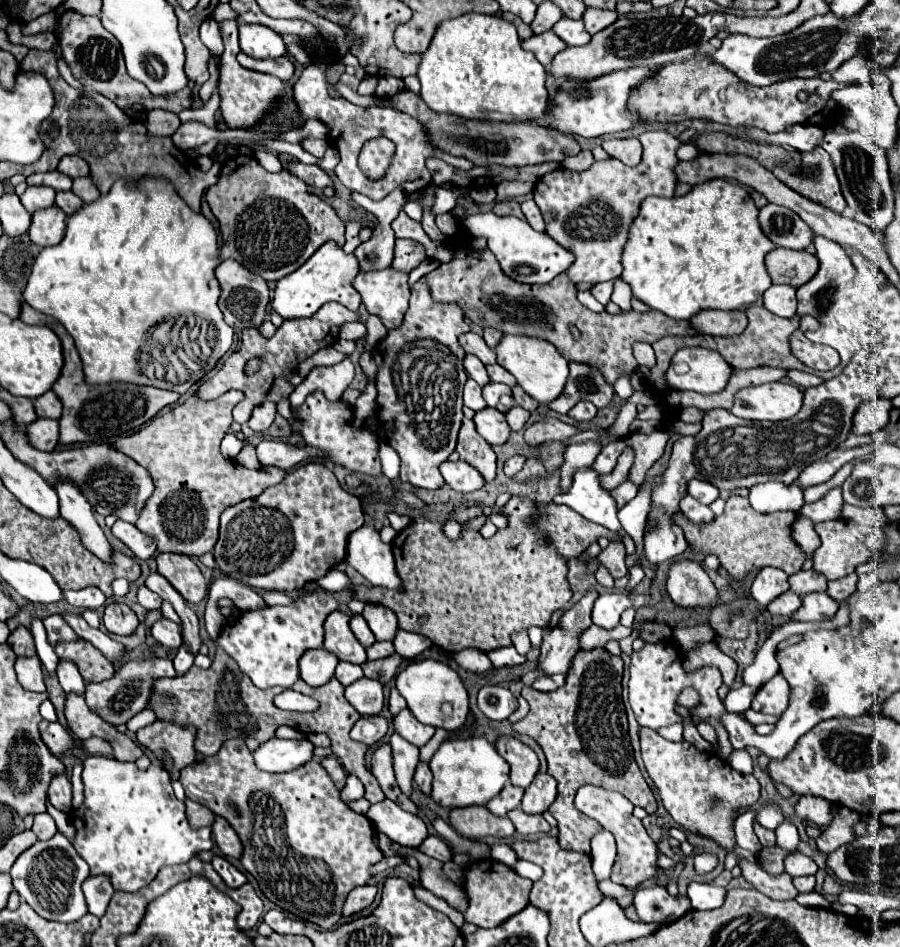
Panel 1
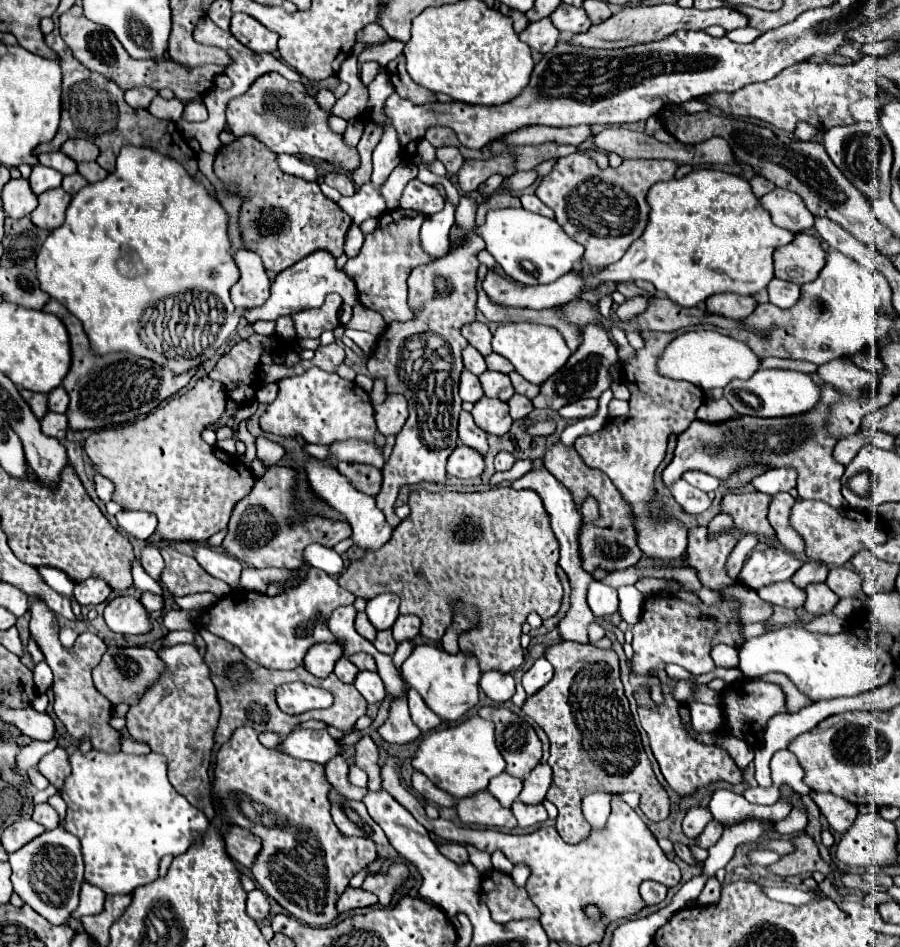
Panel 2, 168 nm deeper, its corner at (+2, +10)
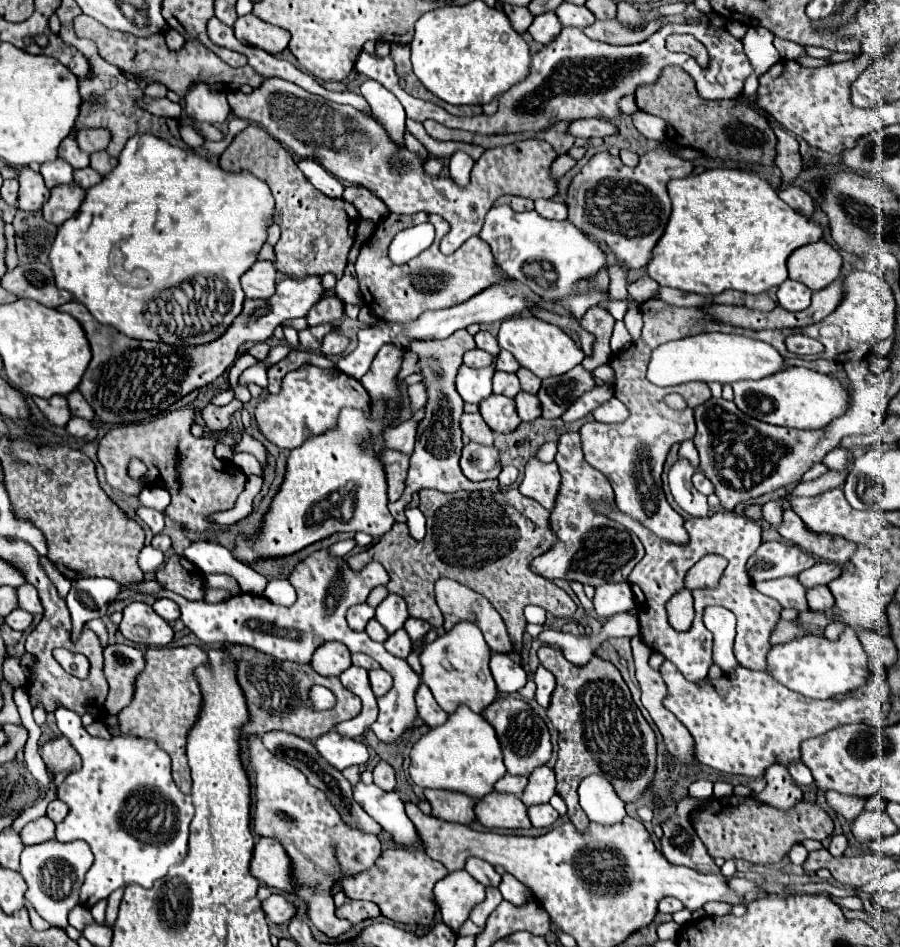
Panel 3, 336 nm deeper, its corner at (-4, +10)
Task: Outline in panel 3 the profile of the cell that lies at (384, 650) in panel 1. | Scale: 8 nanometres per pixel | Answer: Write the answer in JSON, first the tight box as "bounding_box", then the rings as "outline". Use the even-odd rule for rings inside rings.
{"bounding_box":[384,630,412,658],"outline":[[[398,630],[398,632],[394,632],[386,642],[384,642],[384,648],[390,652],[390,654],[394,654],[394,656],[398,656],[398,658],[406,658],[408,654],[410,654],[410,650],[412,650],[412,640],[410,640],[410,636],[406,634],[406,630]]]}

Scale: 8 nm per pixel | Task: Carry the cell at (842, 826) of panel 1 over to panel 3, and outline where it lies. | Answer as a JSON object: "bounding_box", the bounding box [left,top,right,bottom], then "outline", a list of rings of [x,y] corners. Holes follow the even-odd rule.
{"bounding_box":[828,836,848,856],"outline":[[[834,836],[832,842],[830,842],[830,846],[828,846],[828,852],[830,852],[832,856],[842,856],[844,850],[846,850],[846,846],[848,846],[846,836]]]}

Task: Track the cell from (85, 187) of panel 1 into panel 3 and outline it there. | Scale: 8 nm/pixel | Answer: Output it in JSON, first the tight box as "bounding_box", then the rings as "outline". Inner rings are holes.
{"bounding_box":[90,152,116,176],"outline":[[[94,152],[92,156],[90,156],[90,166],[94,168],[94,170],[98,170],[102,176],[104,174],[108,174],[114,166],[116,166],[116,158],[112,158],[108,152]]]}

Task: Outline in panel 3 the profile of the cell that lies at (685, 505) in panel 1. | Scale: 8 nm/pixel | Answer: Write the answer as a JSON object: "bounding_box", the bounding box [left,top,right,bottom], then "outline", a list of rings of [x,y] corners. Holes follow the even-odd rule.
{"bounding_box":[668,458,708,516],"outline":[[[678,458],[668,474],[670,480],[670,490],[674,500],[678,502],[678,506],[688,512],[690,516],[706,516],[708,514],[708,502],[704,494],[698,494],[698,490],[694,490],[690,478],[696,472],[696,468],[686,460],[686,458]]]}

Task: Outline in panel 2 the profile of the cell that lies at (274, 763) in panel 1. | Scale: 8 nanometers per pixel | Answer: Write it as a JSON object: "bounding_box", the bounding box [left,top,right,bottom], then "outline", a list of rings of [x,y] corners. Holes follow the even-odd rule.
{"bounding_box":[278,728,340,764],"outline":[[[296,728],[288,736],[284,736],[280,740],[278,750],[298,760],[322,764],[326,764],[332,756],[340,754],[340,746],[336,744],[334,738],[328,736],[326,730],[302,730],[302,728]]]}

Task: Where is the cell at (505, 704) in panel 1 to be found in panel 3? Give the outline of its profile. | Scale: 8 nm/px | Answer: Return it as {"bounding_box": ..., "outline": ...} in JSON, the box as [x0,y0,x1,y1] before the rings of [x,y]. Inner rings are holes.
{"bounding_box":[490,654,528,694],"outline":[[[492,654],[490,670],[492,670],[492,676],[496,680],[498,690],[504,692],[504,694],[518,692],[526,684],[526,680],[528,680],[528,676],[522,670],[522,666],[518,662],[514,662],[506,654]]]}

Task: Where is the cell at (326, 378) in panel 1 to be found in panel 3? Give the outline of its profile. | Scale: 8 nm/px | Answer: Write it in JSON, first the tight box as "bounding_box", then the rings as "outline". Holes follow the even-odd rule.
{"bounding_box":[322,332,348,356],"outline":[[[330,332],[330,334],[326,334],[326,338],[324,338],[324,344],[322,344],[322,352],[328,356],[328,354],[342,354],[344,352],[344,348],[348,346],[348,338],[344,336],[344,334],[340,334],[340,332]]]}

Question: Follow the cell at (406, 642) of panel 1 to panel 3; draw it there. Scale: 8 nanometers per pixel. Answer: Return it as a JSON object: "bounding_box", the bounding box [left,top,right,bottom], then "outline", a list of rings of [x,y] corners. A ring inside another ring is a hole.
{"bounding_box":[404,618,432,642],"outline":[[[408,618],[406,624],[404,624],[404,630],[406,630],[408,636],[412,638],[412,642],[416,642],[416,640],[422,638],[422,636],[426,636],[430,628],[432,628],[432,626],[430,626],[426,620],[418,620],[418,618]]]}

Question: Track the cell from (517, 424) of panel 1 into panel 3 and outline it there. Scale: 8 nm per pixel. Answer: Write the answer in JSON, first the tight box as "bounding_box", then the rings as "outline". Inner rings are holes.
{"bounding_box":[514,392,540,422],"outline":[[[518,392],[518,396],[514,400],[516,400],[516,406],[518,406],[518,416],[524,422],[536,420],[540,416],[540,400],[538,400],[538,396],[528,394],[528,392]]]}

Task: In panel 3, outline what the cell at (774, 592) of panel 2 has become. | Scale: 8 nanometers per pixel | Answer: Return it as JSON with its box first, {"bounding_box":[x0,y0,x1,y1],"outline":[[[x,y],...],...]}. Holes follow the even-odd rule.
{"bounding_box":[756,576,808,612],"outline":[[[796,576],[776,578],[776,580],[766,580],[766,582],[756,582],[756,588],[762,594],[778,600],[782,608],[794,608],[798,612],[806,612],[808,610],[806,588],[798,582]]]}

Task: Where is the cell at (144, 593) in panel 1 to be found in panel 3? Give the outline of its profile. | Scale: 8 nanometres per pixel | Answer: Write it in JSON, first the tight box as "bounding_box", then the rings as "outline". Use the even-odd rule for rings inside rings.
{"bounding_box":[152,598,180,622],"outline":[[[162,598],[162,600],[158,600],[158,602],[154,602],[154,606],[152,606],[166,622],[174,622],[174,620],[178,620],[180,618],[180,610],[178,610],[178,606],[176,606],[176,602],[172,602],[172,600],[166,600],[166,598]]]}

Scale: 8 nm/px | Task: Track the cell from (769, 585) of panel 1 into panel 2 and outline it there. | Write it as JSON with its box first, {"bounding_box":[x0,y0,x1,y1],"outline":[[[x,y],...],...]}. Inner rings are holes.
{"bounding_box":[740,548,802,590],"outline":[[[782,548],[756,550],[744,562],[744,568],[740,572],[740,582],[752,590],[758,590],[774,582],[790,580],[800,566],[802,560]]]}

